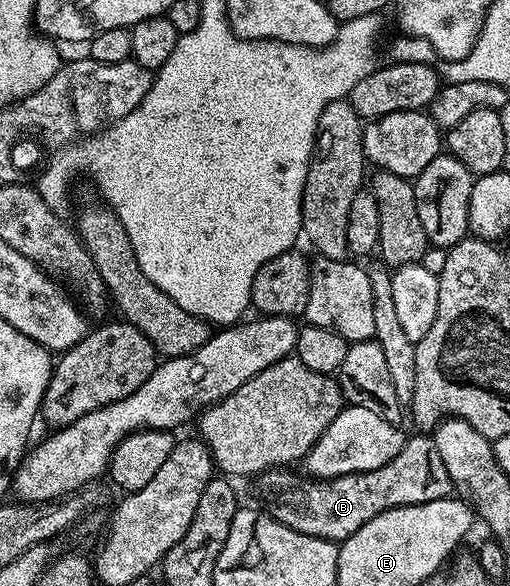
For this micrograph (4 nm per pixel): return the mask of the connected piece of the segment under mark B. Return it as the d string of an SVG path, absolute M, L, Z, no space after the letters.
M427 434L408 435L403 449L377 470L354 472L332 480L302 478L295 484L291 470L272 470L258 477L259 492L263 495L266 511L289 530L309 534L313 538L342 542L348 540L369 518L377 518L385 510L410 504L424 504L446 500L452 495L453 485L441 454L437 454L434 439Z

